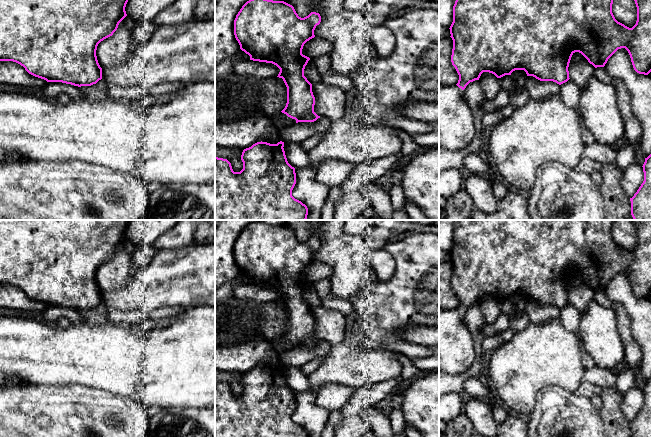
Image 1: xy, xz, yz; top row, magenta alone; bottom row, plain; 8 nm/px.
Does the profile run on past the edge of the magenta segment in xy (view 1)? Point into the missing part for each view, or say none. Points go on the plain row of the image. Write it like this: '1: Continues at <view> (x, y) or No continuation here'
1: No continuation here

